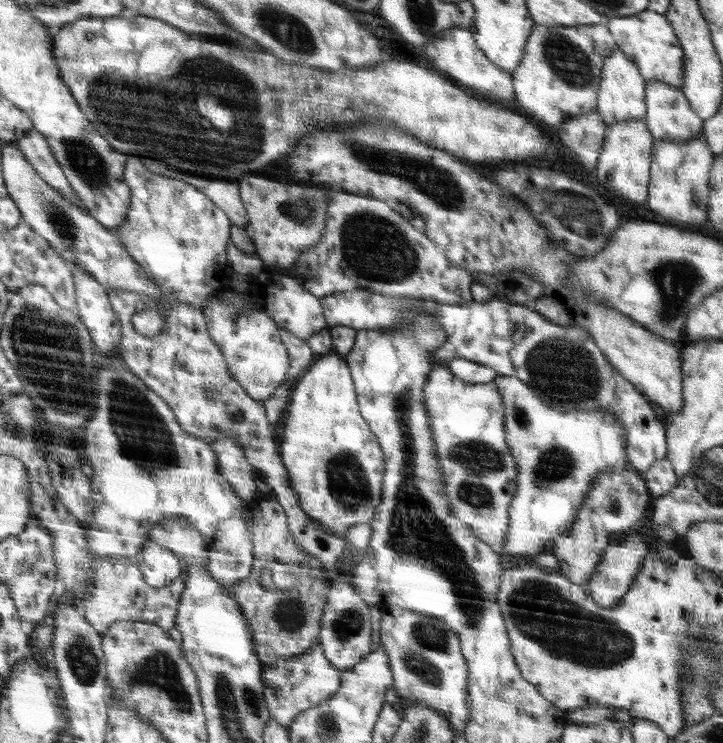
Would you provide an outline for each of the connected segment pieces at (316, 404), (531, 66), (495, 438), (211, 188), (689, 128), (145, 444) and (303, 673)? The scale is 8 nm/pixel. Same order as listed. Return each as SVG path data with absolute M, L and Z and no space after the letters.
M335 353L320 358L296 380L281 441L279 455L306 516L340 537L350 526L375 518L382 502L385 460L359 410L350 366Z
M534 24L520 66L511 73L516 104L536 122L554 130L572 116L597 110L604 61L618 46L606 24L548 26Z
M435 364L424 386L424 403L431 420L434 443L438 463L444 475L444 493L450 499L450 504L456 504L456 512L460 512L460 519L468 525L480 540L488 540L488 544L495 550L502 548L506 542L506 530L510 524L510 502L516 494L516 476L518 465L506 443L506 426L504 420L504 405L502 395L496 383L468 383L462 377L452 375L448 364Z
M178 174L176 179L191 184L215 201L227 213L232 225L249 226L249 218L243 200L240 198L238 180L204 180L204 178L192 178L192 176L182 176L182 174Z
M647 81L646 124L654 140L688 141L703 131L703 118L691 107L687 95L664 81Z
M118 358L102 359L102 370L98 372L98 410L96 416L92 418L86 425L86 442L83 446L83 454L85 459L93 467L95 474L93 475L94 500L96 500L96 513L94 519L90 521L90 528L87 530L88 542L90 542L90 552L94 556L94 563L104 563L105 560L118 558L118 556L137 558L146 546L152 542L152 530L164 519L172 519L174 517L186 517L195 525L196 530L200 531L200 535L204 536L208 548L209 566L207 570L212 576L219 581L220 584L233 587L238 582L246 579L254 567L254 539L251 536L250 526L244 516L242 516L243 500L232 488L232 485L220 474L219 460L211 445L200 437L188 433L182 428L177 421L175 413L172 412L170 405L164 401L163 397L158 395L142 377L136 375L126 361Z
M316 642L316 646L310 647L310 651L306 653L278 659L265 668L262 678L264 678L266 687L269 688L266 693L272 719L288 727L299 712L318 706L320 702L328 700L340 688L342 671L330 663L324 655L322 645Z

